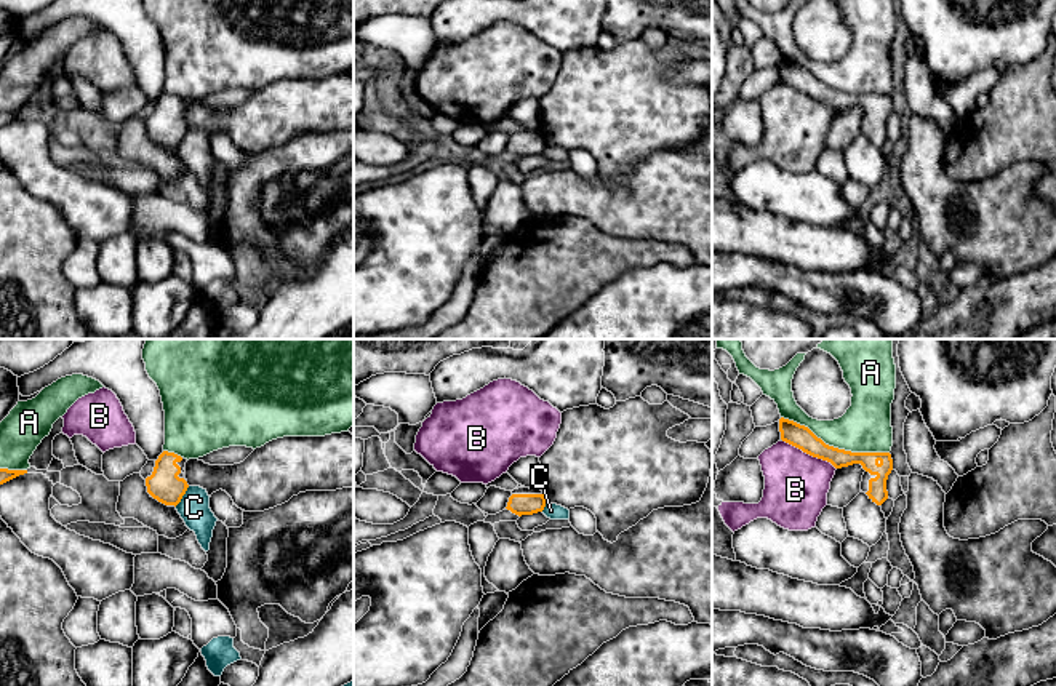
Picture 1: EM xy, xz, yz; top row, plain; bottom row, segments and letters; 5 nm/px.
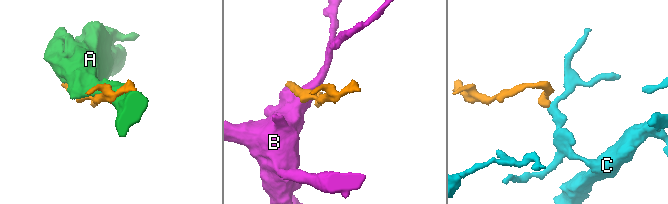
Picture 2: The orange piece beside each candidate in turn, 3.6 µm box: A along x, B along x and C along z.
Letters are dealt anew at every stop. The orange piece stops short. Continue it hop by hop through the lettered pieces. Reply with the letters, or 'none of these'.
none of these

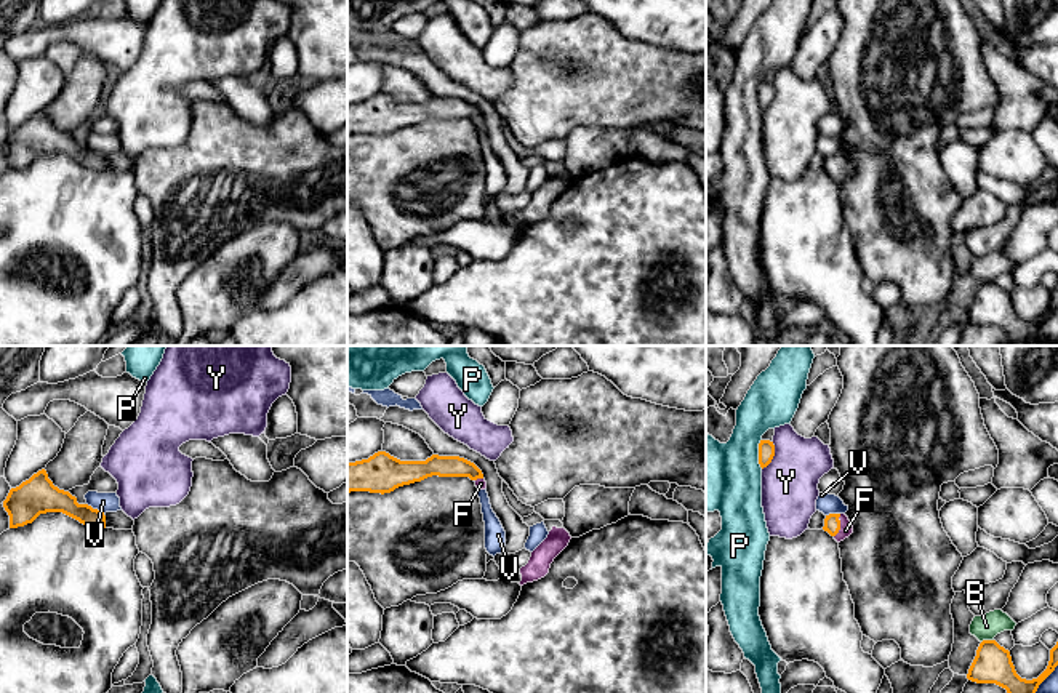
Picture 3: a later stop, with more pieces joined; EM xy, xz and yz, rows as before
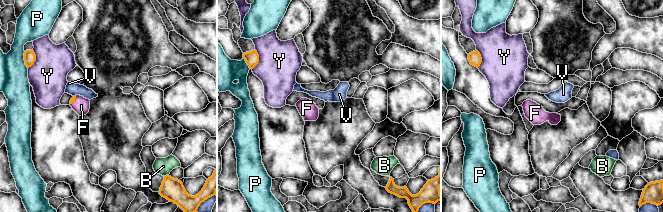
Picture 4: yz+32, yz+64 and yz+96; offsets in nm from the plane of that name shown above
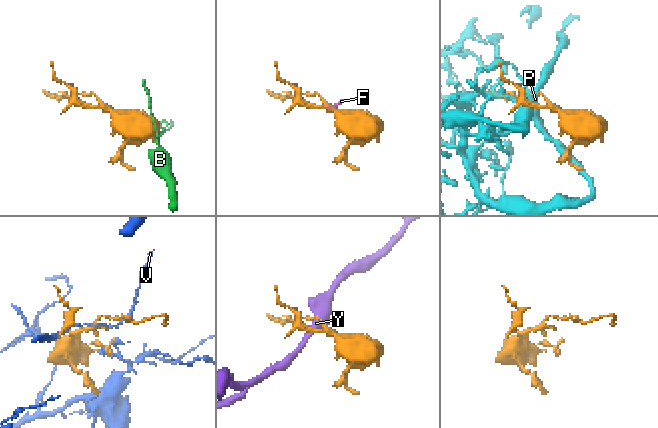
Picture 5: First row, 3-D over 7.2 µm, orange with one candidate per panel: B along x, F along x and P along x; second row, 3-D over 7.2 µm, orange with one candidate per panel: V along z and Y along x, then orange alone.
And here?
F

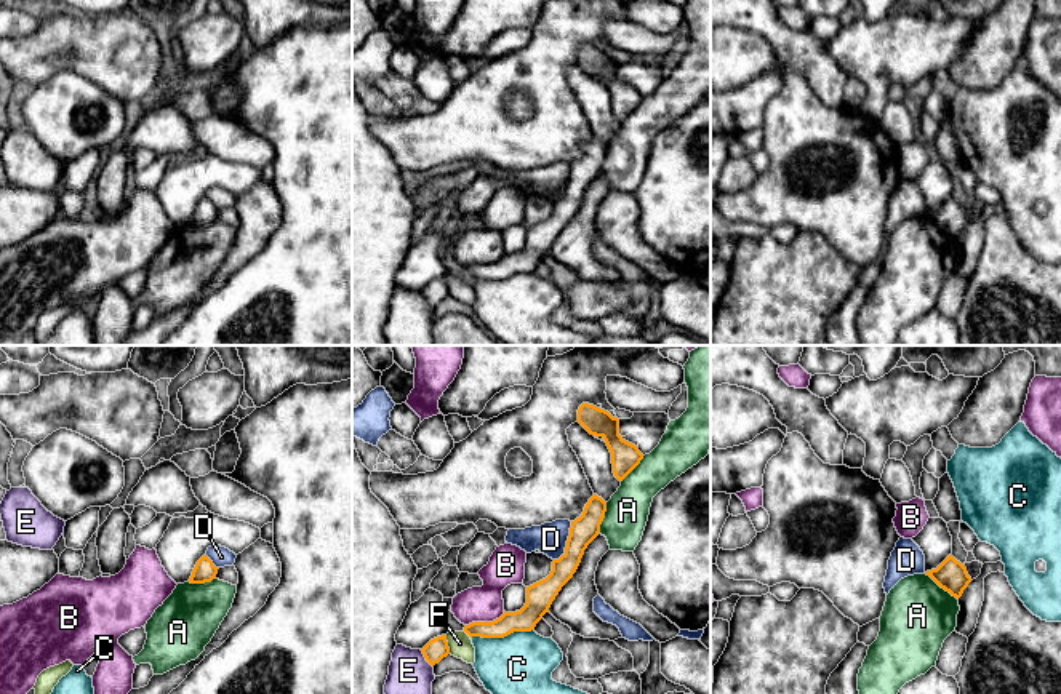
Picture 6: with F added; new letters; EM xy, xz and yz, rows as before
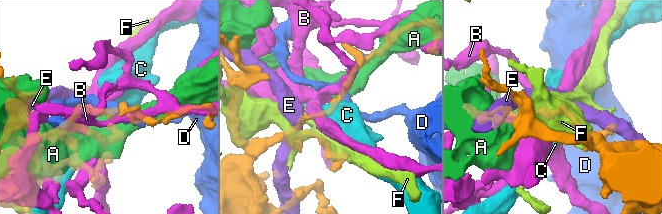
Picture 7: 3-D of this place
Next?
none of these

